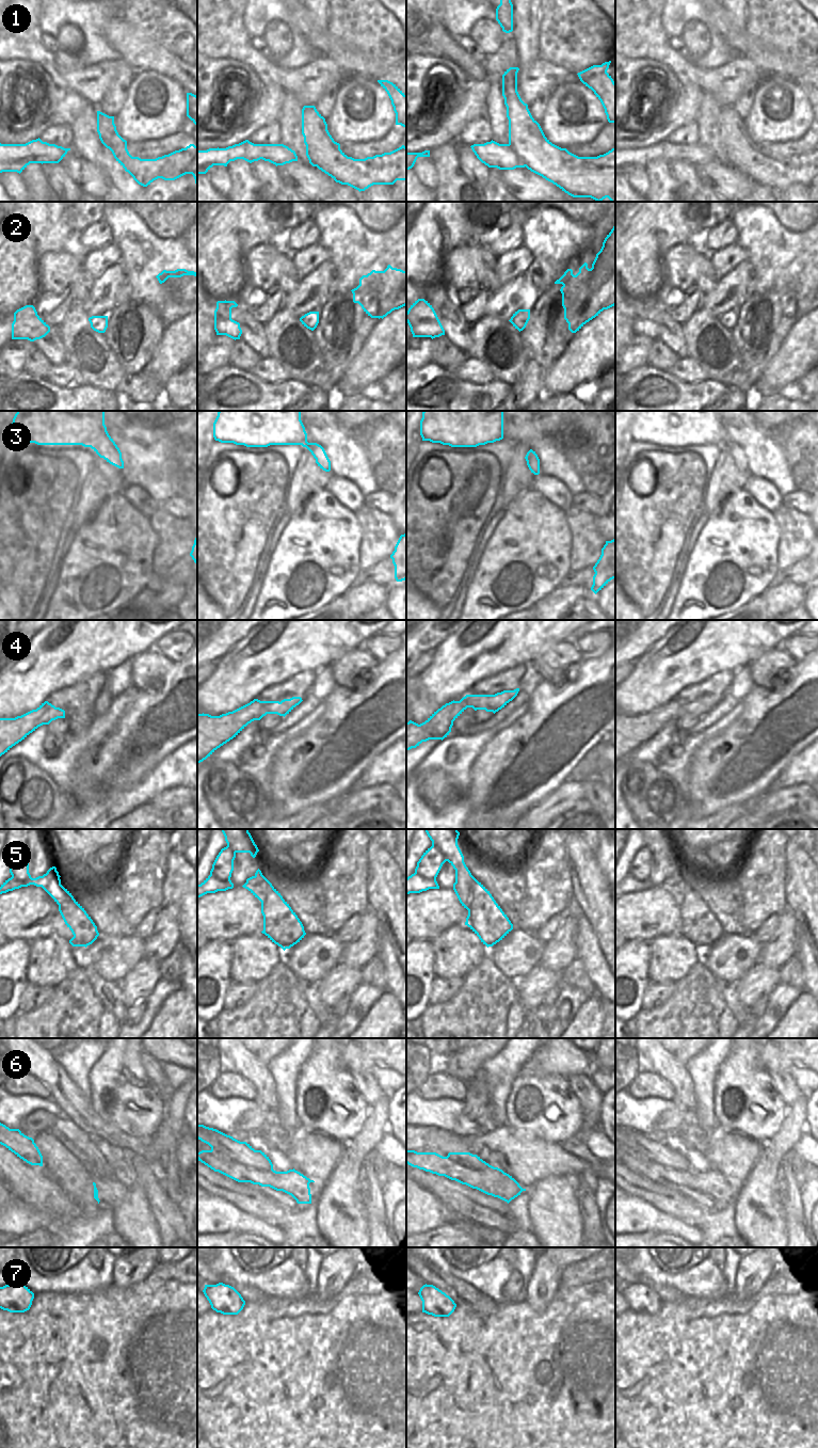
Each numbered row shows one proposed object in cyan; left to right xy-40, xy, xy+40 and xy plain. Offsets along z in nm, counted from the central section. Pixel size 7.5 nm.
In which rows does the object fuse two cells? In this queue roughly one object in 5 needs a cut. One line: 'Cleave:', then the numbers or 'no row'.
Cleave: 1, 5, 6

